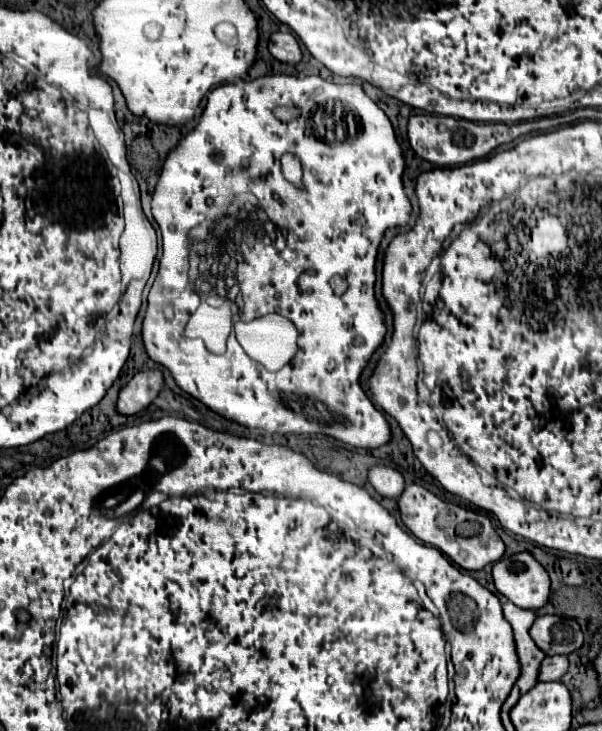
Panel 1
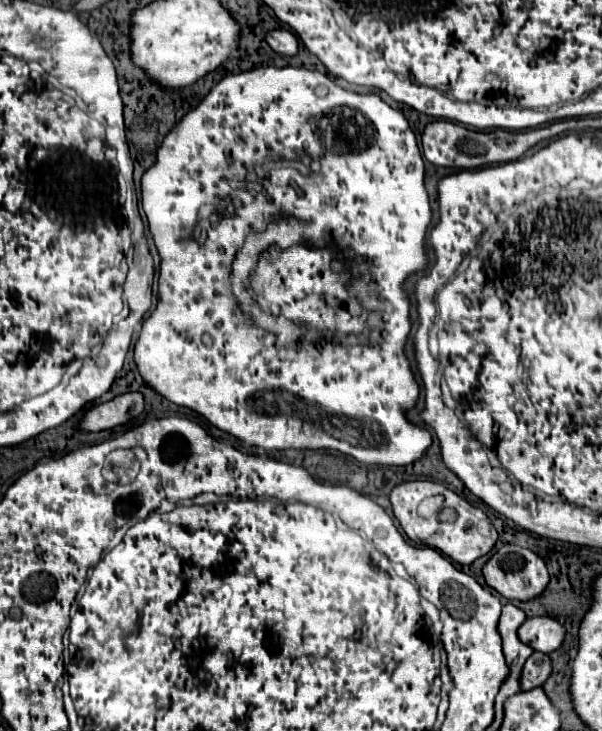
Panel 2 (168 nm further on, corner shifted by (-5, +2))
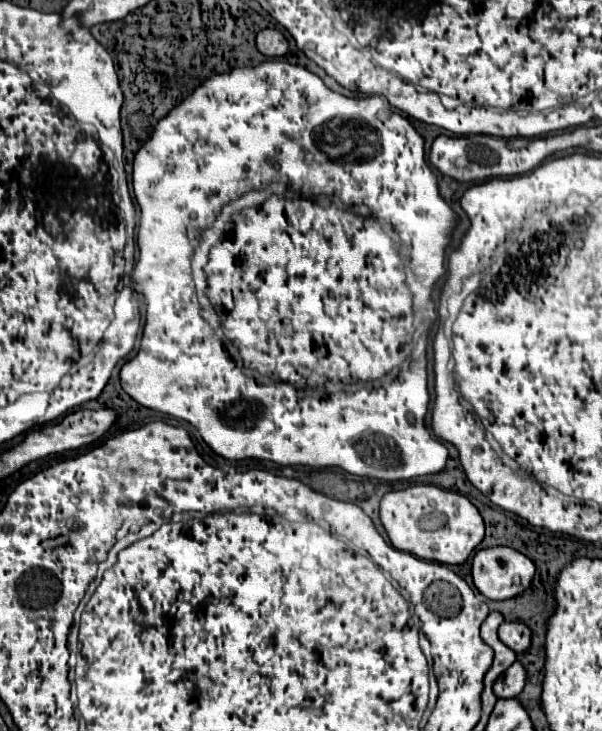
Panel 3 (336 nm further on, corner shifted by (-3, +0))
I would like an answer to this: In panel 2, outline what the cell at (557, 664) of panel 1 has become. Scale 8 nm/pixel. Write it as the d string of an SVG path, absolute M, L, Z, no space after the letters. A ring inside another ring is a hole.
M533 652L529 656L529 660L525 662L523 678L521 678L521 688L523 690L531 690L535 686L543 686L543 682L551 676L551 672L553 672L551 658L547 654Z

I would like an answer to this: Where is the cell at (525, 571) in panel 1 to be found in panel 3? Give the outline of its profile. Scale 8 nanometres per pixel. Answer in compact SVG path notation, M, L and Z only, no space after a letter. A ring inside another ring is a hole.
M507 546L483 548L473 556L473 562L471 562L473 584L489 600L507 600L521 594L525 588L529 588L533 574L535 574L535 564L521 552Z

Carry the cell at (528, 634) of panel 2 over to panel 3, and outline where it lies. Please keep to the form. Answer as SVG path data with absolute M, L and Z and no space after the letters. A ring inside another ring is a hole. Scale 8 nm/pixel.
M503 622L497 630L499 640L513 652L525 652L531 644L531 630L521 622Z

